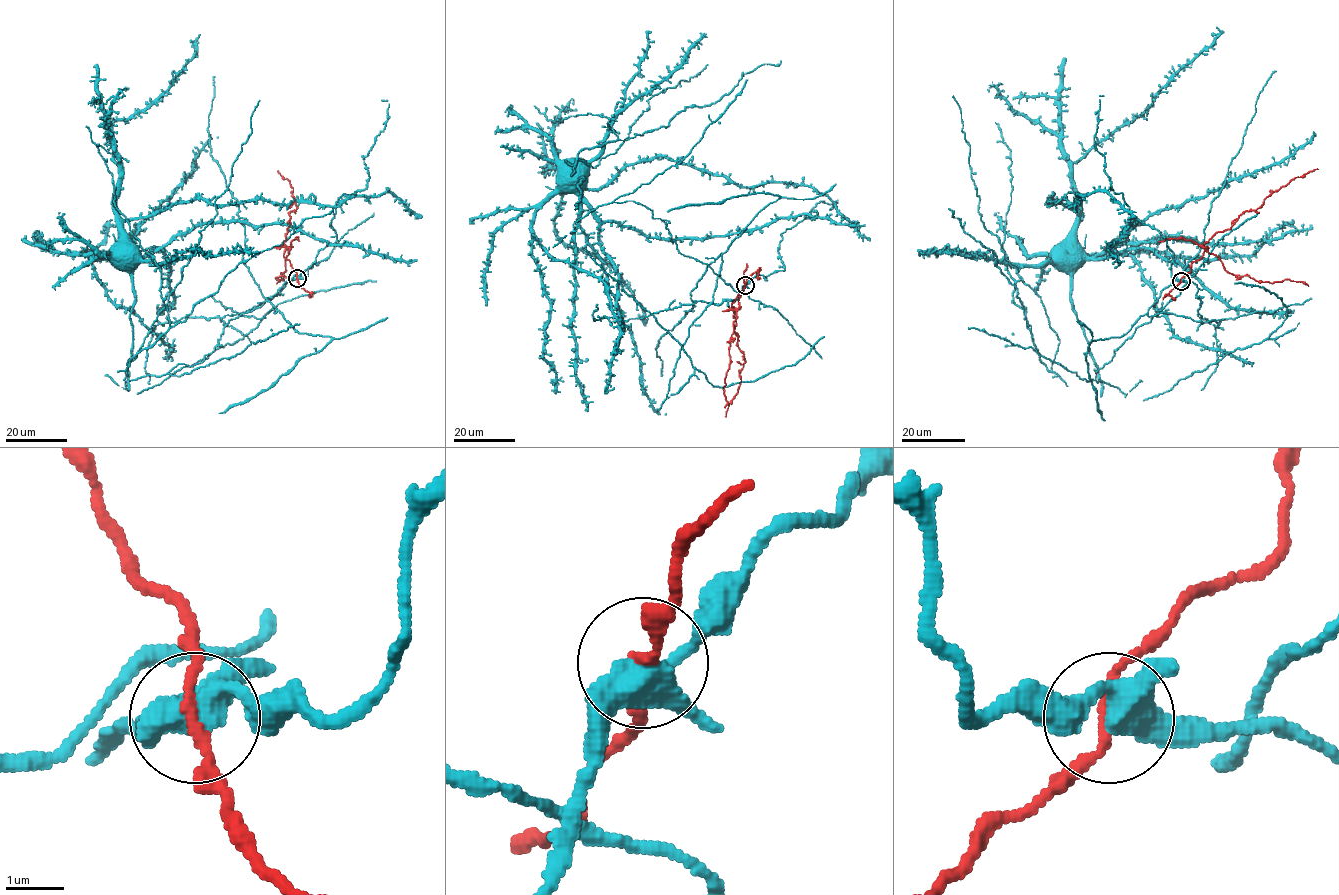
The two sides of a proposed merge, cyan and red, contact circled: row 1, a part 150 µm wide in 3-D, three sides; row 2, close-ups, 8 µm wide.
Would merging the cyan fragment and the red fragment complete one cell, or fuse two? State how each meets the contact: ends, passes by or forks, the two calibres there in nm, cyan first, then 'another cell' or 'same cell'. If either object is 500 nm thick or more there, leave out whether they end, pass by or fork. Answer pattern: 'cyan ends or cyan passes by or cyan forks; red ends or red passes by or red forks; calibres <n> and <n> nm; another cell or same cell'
cyan forks; red passes by; calibres 400 and 160 nm; another cell

